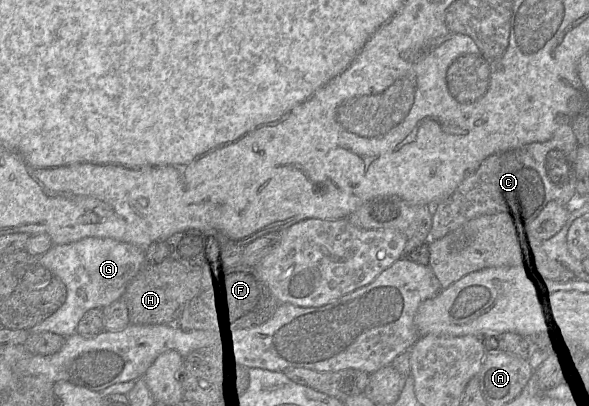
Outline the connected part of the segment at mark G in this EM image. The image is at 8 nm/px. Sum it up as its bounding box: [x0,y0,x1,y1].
[29,237,146,337]

